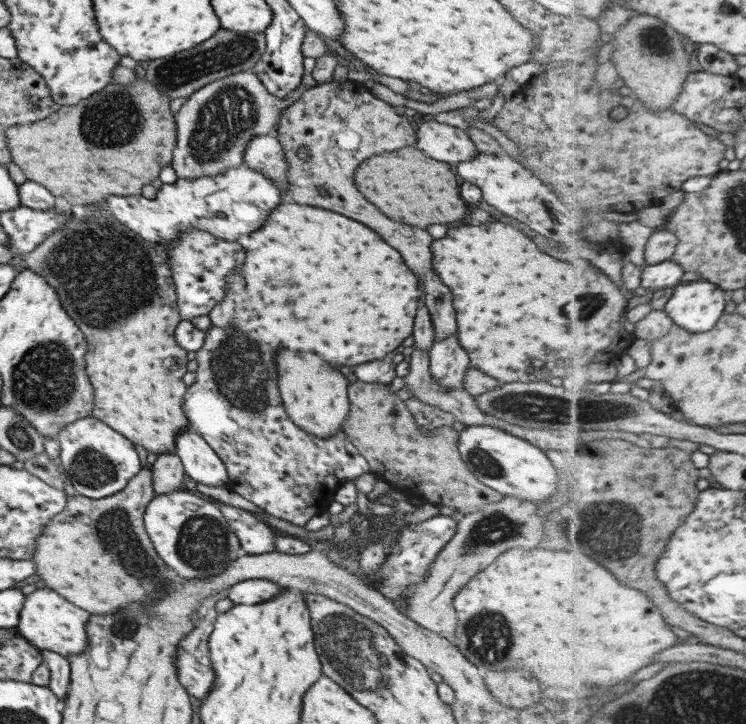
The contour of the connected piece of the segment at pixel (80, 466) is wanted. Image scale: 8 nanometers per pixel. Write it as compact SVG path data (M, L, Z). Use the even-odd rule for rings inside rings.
M82 417L66 425L56 438L61 450L60 469L78 495L94 500L112 496L120 492L142 468L134 443L96 417Z

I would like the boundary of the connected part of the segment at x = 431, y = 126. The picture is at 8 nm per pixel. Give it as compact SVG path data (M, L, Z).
M424 121L419 124L416 134L418 148L440 162L469 161L480 153L466 130L449 124Z

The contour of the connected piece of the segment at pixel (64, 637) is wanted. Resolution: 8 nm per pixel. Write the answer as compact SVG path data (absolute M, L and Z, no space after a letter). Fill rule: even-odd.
M44 587L25 596L20 609L19 623L16 630L40 650L51 650L59 655L79 655L88 644L85 626L90 614L79 606L72 604L58 592Z

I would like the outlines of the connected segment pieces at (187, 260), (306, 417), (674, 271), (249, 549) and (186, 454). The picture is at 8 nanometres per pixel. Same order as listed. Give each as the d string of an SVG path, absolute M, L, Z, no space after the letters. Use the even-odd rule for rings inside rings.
M192 229L184 231L176 240L175 245L169 248L167 256L167 264L173 274L174 287L176 287L177 306L181 321L192 321L198 316L207 316L215 305L220 305L226 297L226 276L230 272L234 272L236 268L240 270L246 262L246 252L244 248L238 244L238 241L227 241L216 238L209 232Z
M278 350L277 385L290 420L304 432L325 439L342 430L349 411L349 383L344 374L334 370L322 356L294 350Z
M672 259L662 264L648 265L642 274L642 285L645 289L666 290L677 287L686 276L686 269Z
M213 500L225 516L229 528L238 537L245 554L266 554L274 552L276 535L266 522L250 511L240 509L221 501Z
M190 429L177 434L175 453L181 458L185 473L198 483L210 486L226 486L231 480L222 459L216 451L198 433L193 433Z

